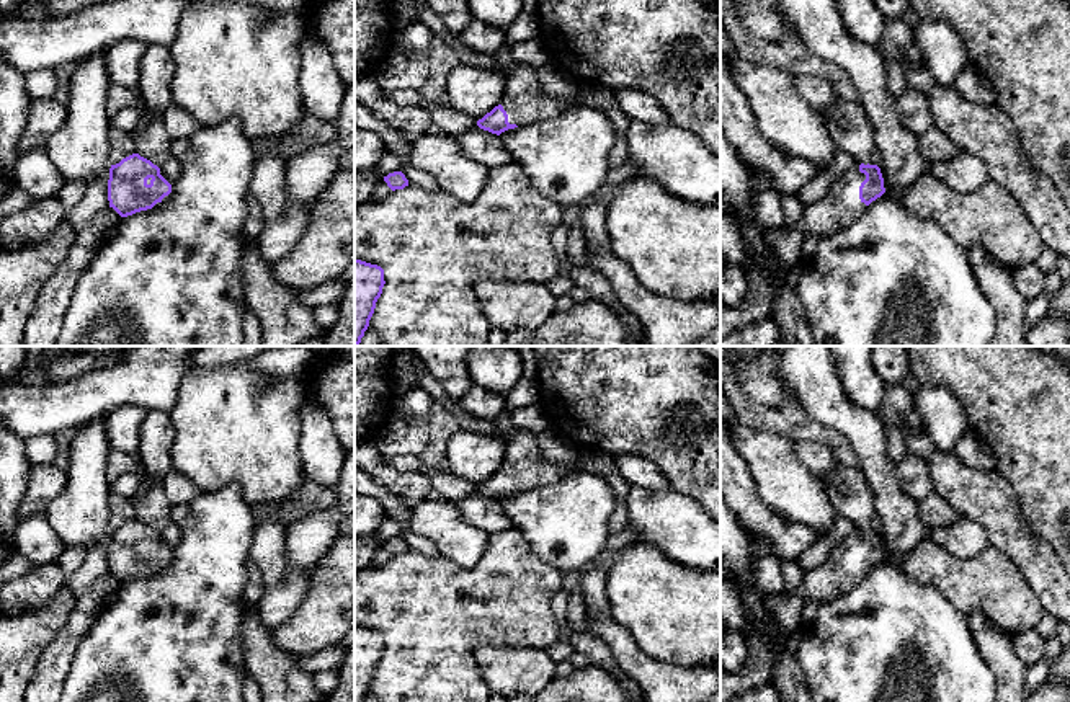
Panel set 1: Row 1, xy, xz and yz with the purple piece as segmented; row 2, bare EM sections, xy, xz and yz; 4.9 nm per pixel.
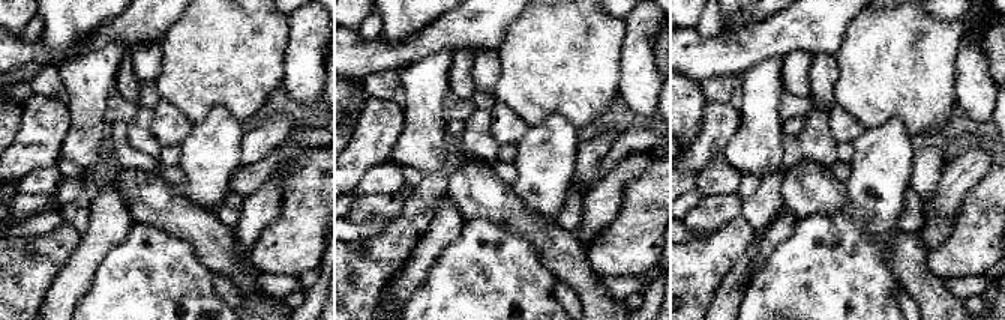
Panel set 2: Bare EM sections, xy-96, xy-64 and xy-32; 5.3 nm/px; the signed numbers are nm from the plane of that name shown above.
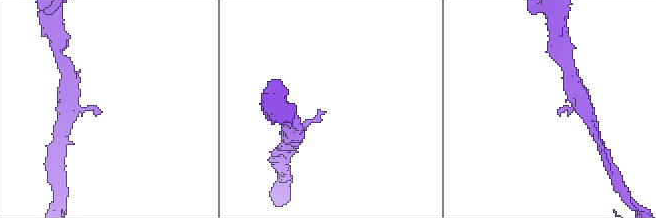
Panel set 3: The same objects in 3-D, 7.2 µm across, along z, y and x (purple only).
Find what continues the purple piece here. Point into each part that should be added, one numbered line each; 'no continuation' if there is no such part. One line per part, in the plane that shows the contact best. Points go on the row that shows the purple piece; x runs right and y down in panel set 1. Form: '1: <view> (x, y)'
1: yz (840, 206)

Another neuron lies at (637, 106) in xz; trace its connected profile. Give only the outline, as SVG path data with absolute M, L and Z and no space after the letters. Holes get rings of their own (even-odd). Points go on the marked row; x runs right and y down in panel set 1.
M622 88L616 90L614 95L629 121L642 121L657 126L671 124L665 109L649 93Z

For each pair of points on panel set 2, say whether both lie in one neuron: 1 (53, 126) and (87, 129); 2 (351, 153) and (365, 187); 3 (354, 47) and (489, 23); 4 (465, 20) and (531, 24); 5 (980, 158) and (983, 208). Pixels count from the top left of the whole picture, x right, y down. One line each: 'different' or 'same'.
1: different
2: different
3: same
4: different
5: different

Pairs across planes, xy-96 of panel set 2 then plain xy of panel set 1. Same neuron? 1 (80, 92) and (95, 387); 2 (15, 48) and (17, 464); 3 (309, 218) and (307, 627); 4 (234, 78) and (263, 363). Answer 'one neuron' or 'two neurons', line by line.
1: two neurons
2: two neurons
3: one neuron
4: two neurons

